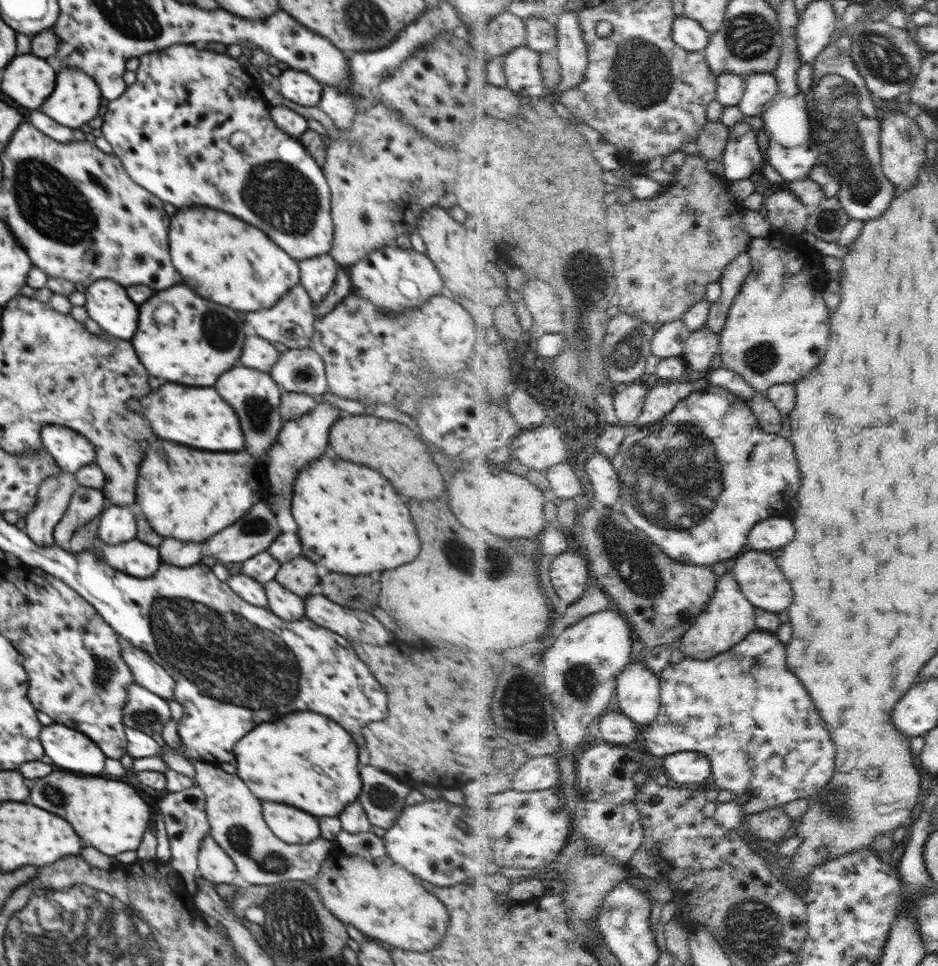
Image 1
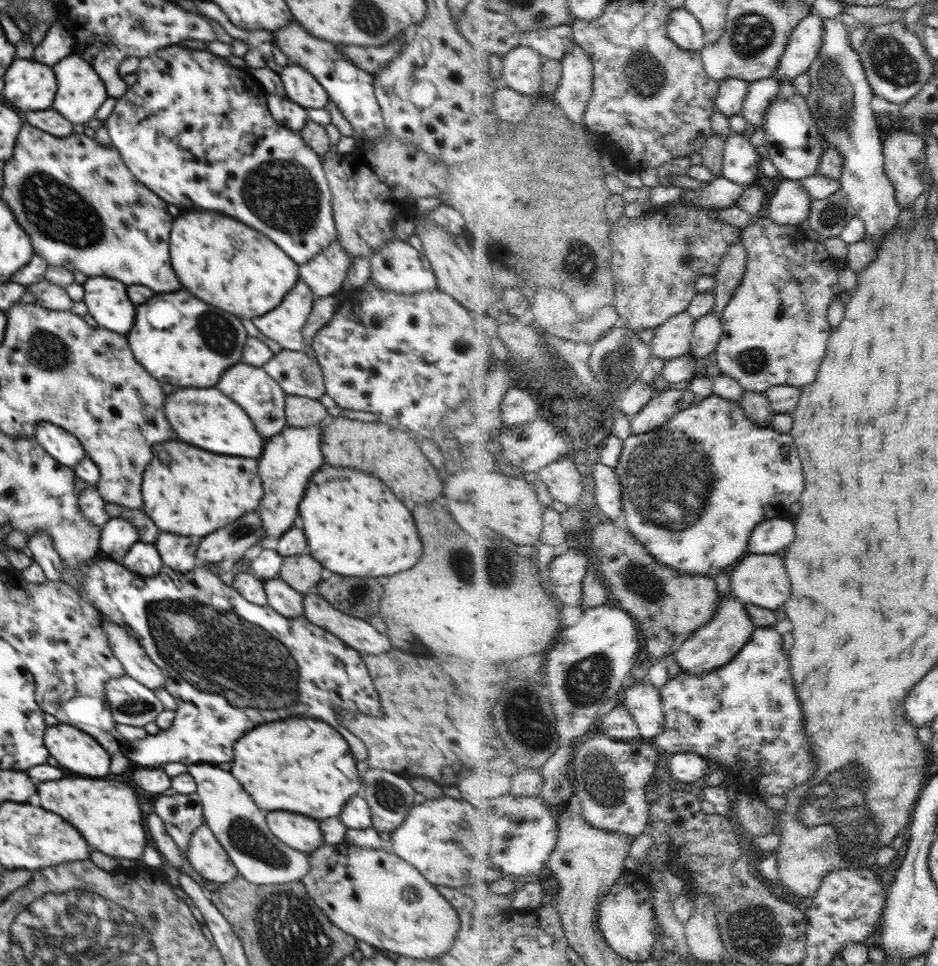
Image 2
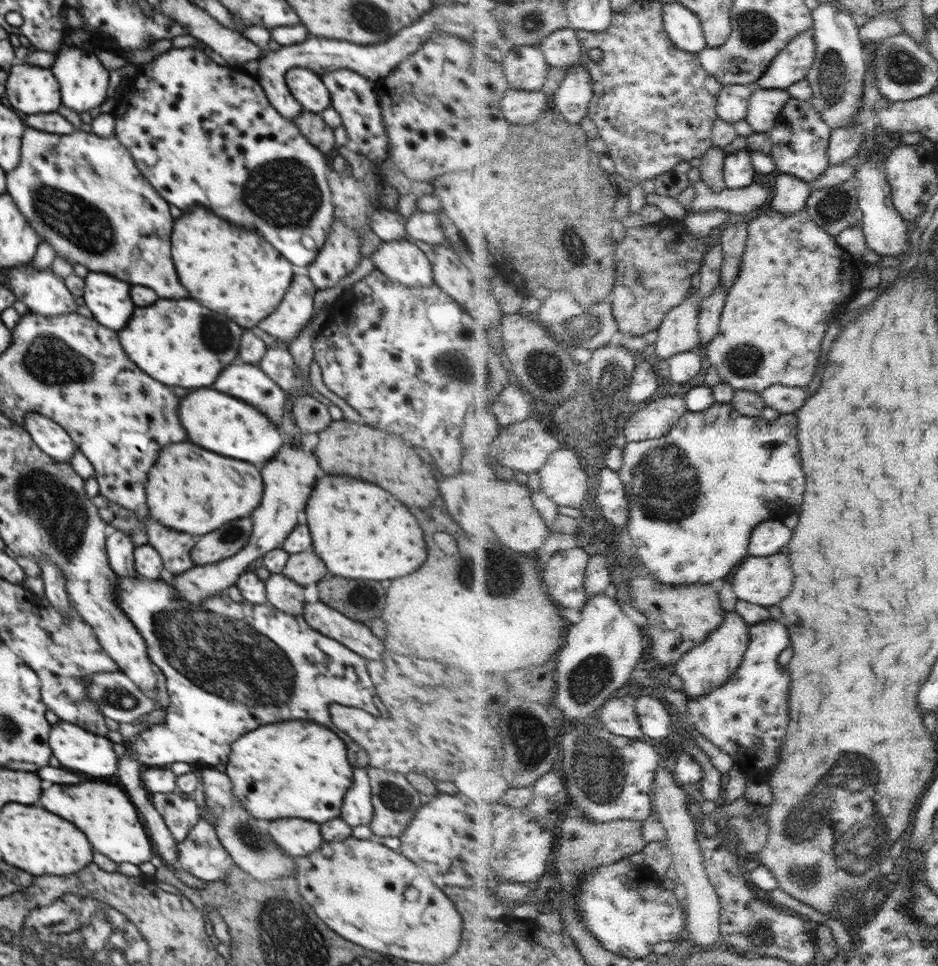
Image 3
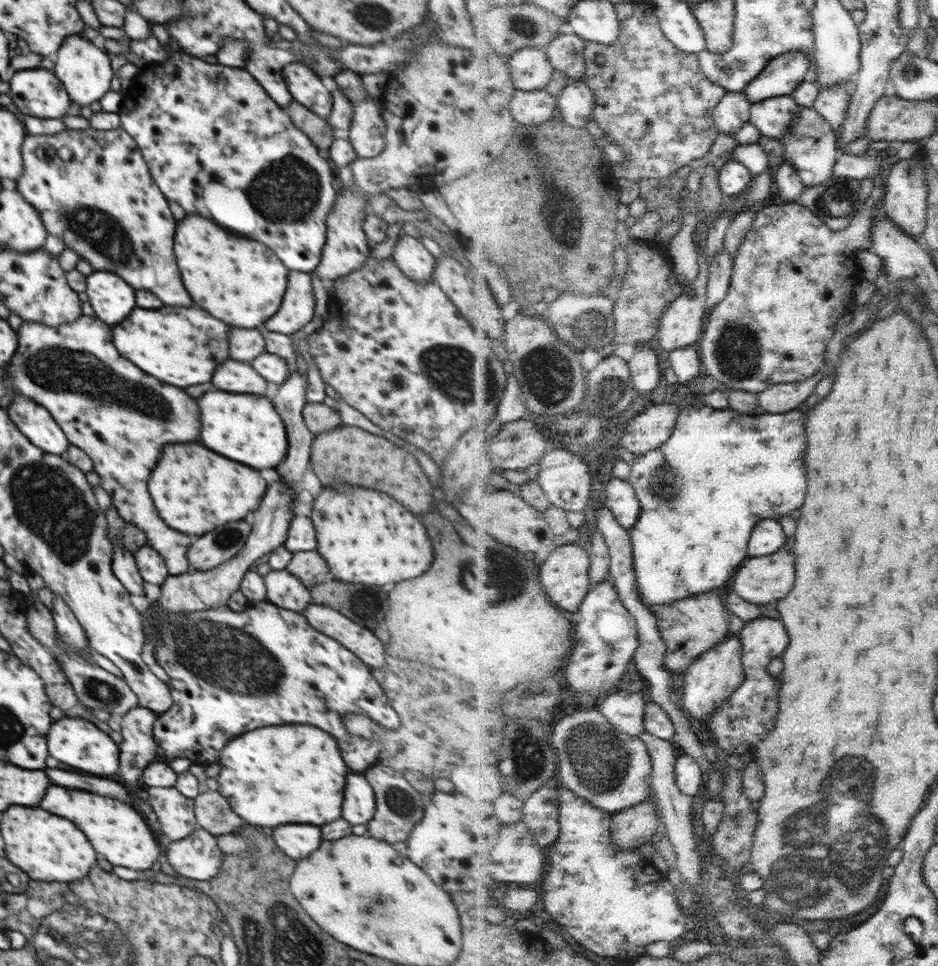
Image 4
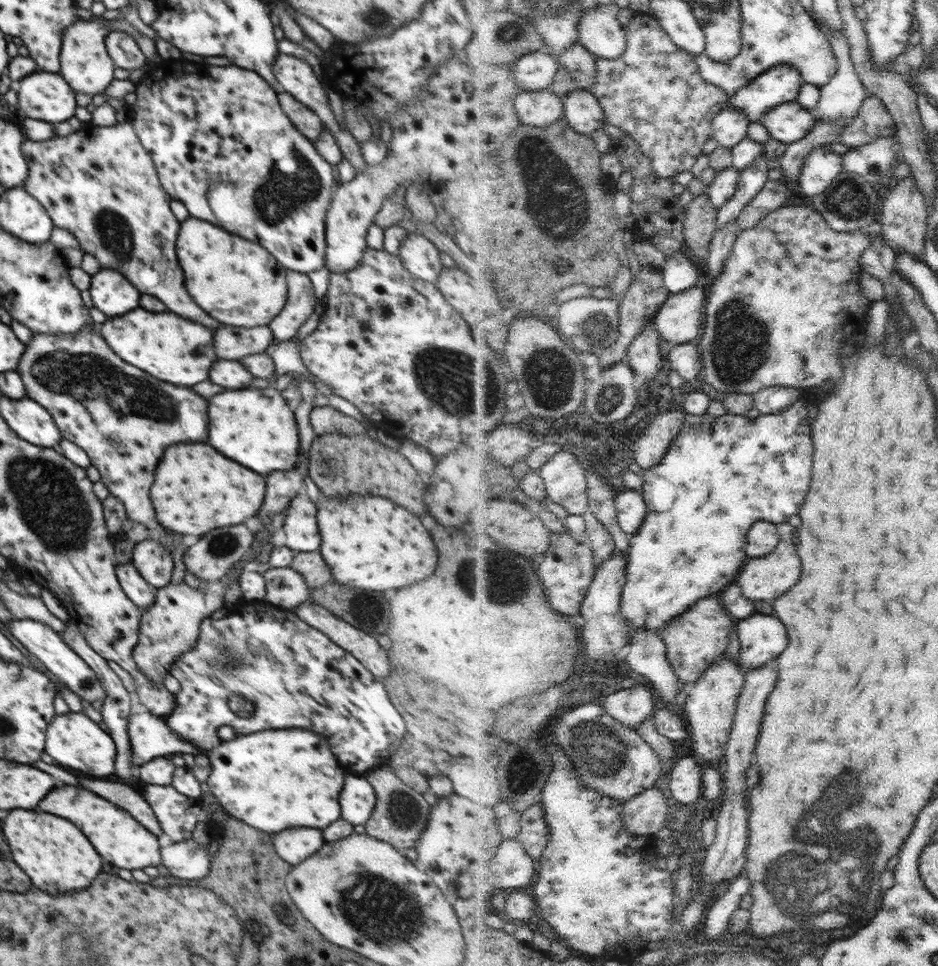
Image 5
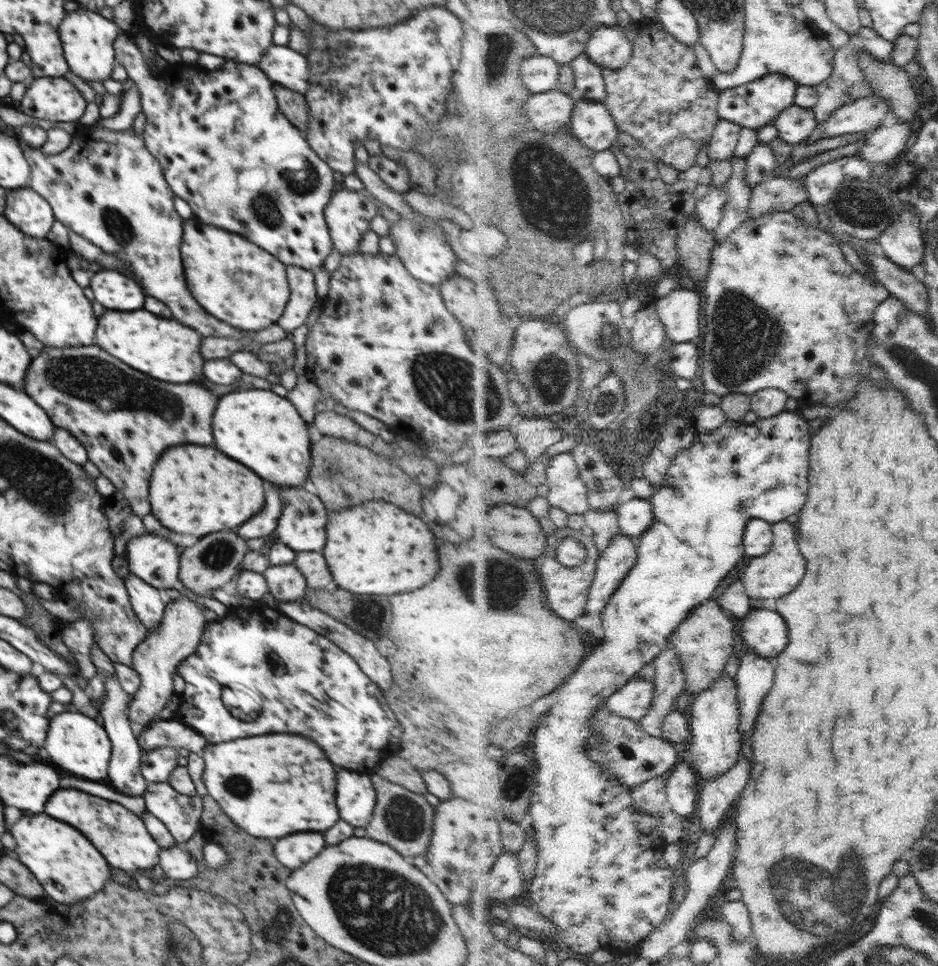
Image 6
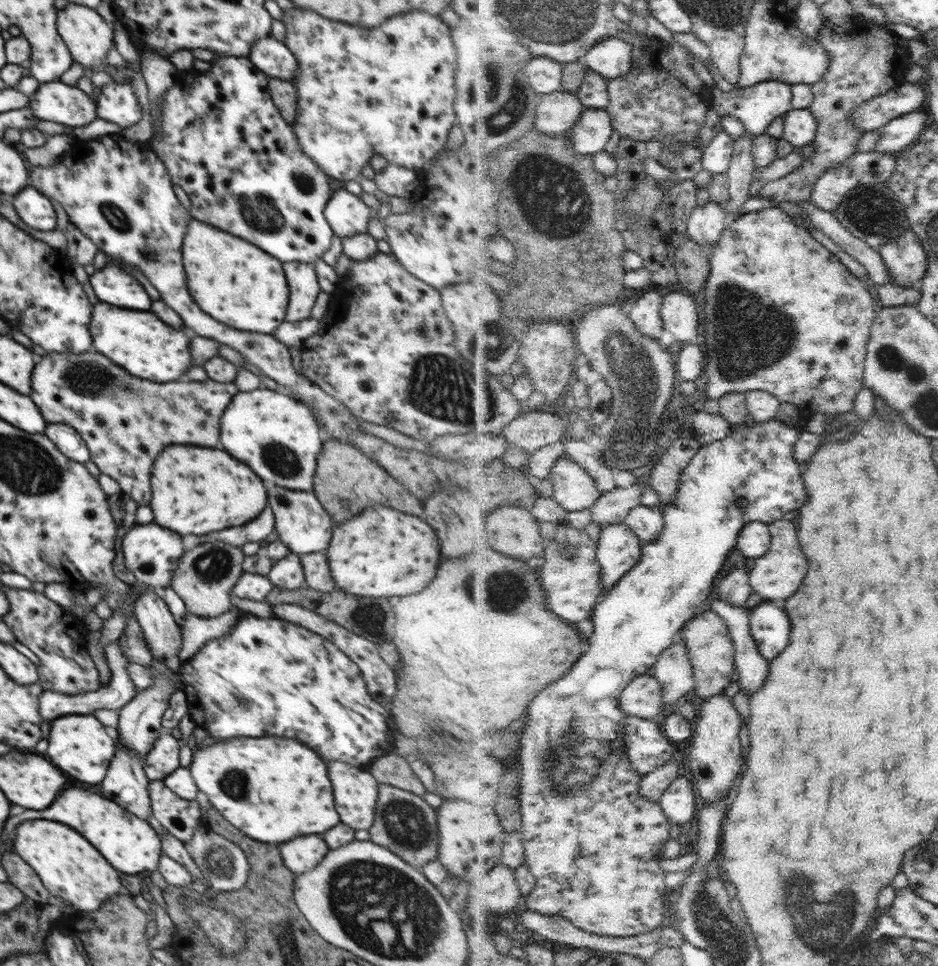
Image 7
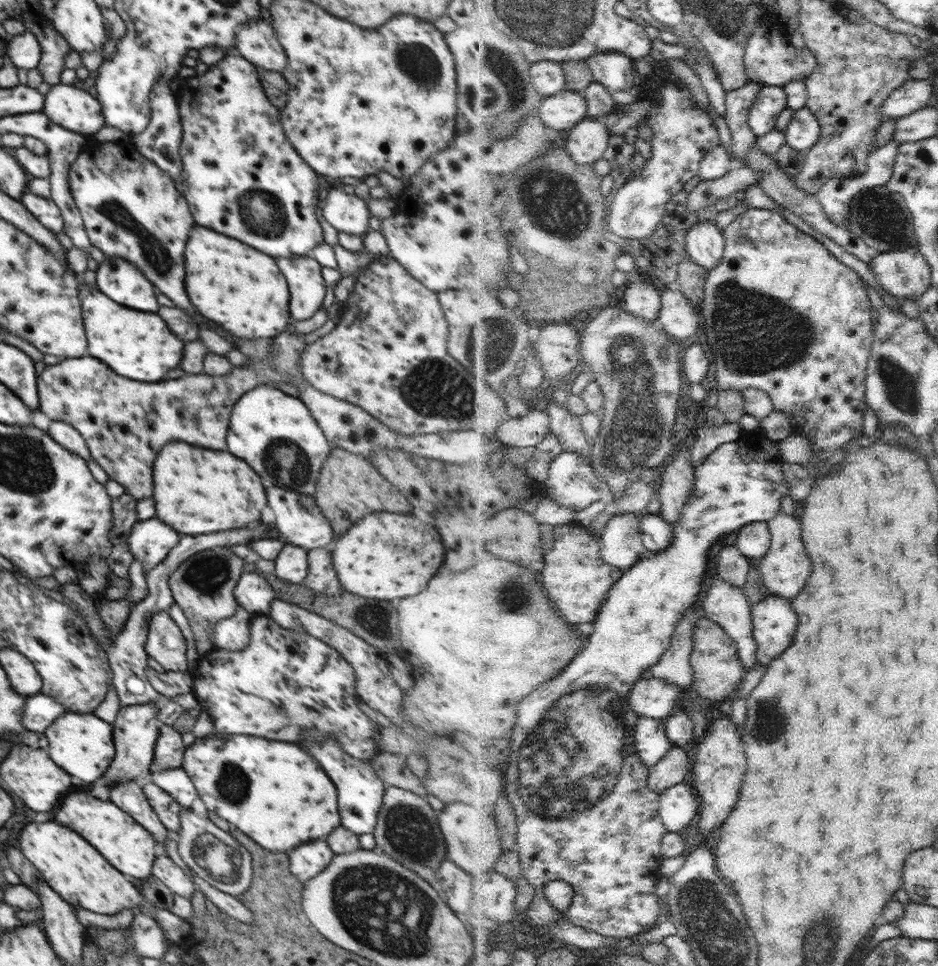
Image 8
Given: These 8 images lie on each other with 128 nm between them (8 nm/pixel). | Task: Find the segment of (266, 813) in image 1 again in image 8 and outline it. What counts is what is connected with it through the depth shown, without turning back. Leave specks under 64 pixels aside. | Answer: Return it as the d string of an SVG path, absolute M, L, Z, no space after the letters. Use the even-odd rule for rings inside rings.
M324 840L300 844L290 852L290 870L301 883L322 872L332 860L332 849Z

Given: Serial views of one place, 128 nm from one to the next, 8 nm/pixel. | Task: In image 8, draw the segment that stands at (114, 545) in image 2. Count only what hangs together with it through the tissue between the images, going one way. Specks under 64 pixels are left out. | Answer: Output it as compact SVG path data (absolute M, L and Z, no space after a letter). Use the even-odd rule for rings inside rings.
M168 610L155 612L148 621L145 652L165 670L188 670L186 639L168 614Z

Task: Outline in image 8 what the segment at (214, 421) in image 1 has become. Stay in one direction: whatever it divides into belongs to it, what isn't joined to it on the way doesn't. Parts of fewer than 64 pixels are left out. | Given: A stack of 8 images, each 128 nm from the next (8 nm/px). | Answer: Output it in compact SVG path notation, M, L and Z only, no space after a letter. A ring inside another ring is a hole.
M277 387L253 388L236 402L232 410L228 450L248 462L262 476L266 486L314 497L319 472L331 449L302 399L288 395Z

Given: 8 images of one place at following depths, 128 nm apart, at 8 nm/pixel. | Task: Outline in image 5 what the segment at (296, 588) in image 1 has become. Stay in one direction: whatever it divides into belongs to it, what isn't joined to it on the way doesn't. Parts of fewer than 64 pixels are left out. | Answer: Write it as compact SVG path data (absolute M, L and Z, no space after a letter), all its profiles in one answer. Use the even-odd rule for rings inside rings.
M296 552L289 566L304 577L310 590L326 584L332 578L330 568L322 560L320 552Z

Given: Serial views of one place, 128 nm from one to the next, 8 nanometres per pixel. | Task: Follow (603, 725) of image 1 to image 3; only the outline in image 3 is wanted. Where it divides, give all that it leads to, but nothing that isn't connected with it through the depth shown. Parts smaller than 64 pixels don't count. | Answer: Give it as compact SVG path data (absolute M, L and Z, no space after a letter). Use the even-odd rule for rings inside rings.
M634 696L614 698L602 708L599 712L599 717L603 721L604 726L614 734L644 739L646 734L637 704L638 699L634 698Z

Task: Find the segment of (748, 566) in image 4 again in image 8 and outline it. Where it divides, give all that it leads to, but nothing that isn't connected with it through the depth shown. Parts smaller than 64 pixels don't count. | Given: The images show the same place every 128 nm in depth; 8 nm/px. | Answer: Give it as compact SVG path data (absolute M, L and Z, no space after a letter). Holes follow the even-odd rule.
M780 511L779 515L769 523L773 532L773 547L766 557L756 562L756 565L762 574L764 584L769 589L772 588L770 590L772 594L796 598L798 594L802 594L802 590L806 588L806 584L814 572L814 562L804 546L804 538L802 538L804 524L796 516L790 516L784 511Z

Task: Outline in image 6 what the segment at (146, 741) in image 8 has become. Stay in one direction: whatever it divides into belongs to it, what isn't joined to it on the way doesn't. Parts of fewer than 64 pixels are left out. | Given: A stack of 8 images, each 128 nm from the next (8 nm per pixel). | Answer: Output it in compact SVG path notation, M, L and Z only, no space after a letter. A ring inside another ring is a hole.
M186 596L178 601L172 600L166 605L164 617L156 631L147 632L146 639L134 650L133 667L140 676L141 686L134 694L127 708L127 717L140 726L148 726L157 720L159 712L168 704L174 691L174 676L177 666L188 656L198 651L202 644L204 630L208 621L204 617L203 607L192 602Z

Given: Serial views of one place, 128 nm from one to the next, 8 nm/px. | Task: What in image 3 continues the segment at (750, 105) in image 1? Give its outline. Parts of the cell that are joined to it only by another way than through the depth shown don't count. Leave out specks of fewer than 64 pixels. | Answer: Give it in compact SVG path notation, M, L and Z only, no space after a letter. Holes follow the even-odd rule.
M759 82L749 87L753 89L753 99L747 119L757 132L769 133L777 126L792 93L789 89L764 88Z

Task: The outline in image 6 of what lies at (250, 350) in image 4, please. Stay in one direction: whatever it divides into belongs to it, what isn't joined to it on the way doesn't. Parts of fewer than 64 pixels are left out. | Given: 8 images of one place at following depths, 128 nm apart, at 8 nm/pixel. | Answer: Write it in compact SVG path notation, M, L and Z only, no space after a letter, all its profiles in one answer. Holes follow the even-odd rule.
M279 324L269 326L264 330L252 331L250 334L245 335L247 336L245 342L240 344L234 342L234 340L228 340L228 338L212 338L212 336L210 336L210 338L204 338L204 340L202 340L200 352L202 352L202 356L204 356L206 360L228 358L232 352L238 352L240 346L242 346L242 350L246 351L246 346L244 346L244 344L248 344L249 346L250 341L265 345L271 342L293 338L292 333L287 333ZM250 338L252 338L252 340L250 340Z

